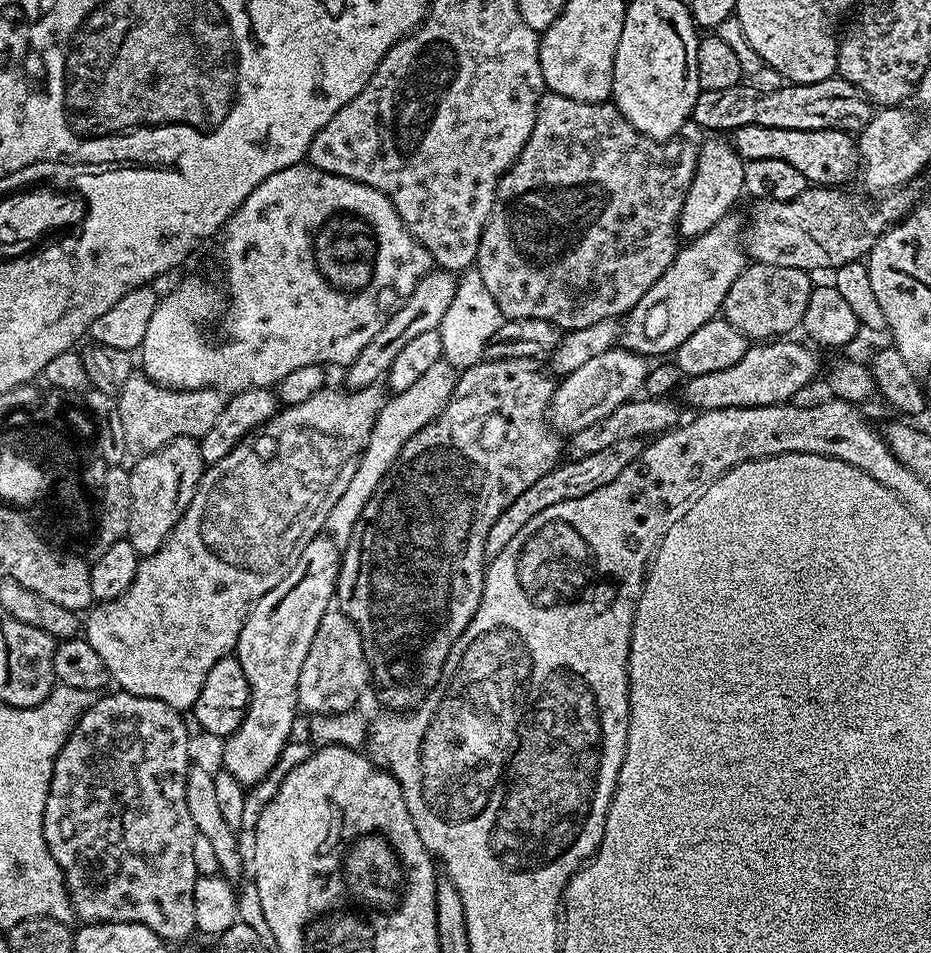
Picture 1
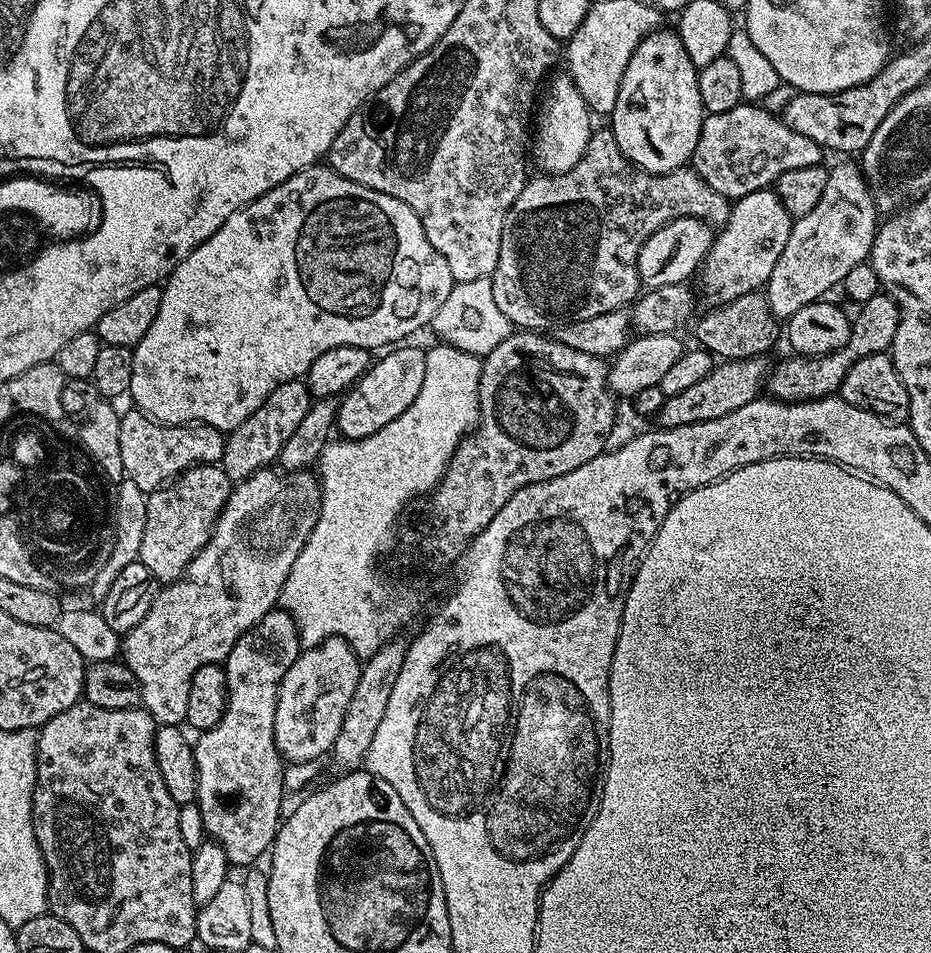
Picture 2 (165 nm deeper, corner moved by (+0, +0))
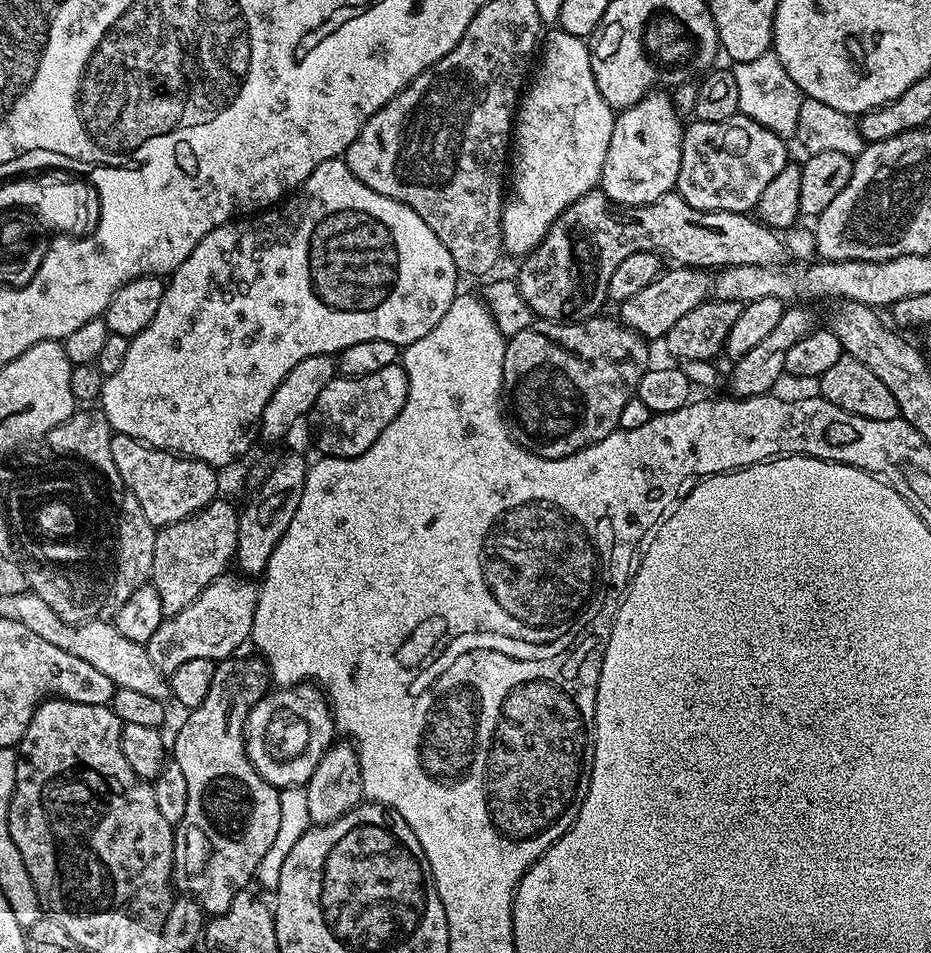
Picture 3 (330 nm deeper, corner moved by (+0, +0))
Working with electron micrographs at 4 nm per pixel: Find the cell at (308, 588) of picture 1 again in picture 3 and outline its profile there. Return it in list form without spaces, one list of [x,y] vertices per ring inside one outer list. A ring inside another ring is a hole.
[[[237,655],[217,663],[214,679],[210,681],[210,694],[206,694],[202,706],[191,709],[185,715],[188,717],[176,732],[176,741],[170,744],[171,759],[182,770],[182,774],[186,774],[186,814],[183,825],[174,832],[174,884],[181,893],[198,901],[208,914],[225,912],[234,897],[245,891],[248,883],[253,883],[256,868],[266,850],[270,850],[274,834],[278,834],[279,791],[257,774],[244,745],[250,710],[270,691],[267,663],[259,655],[251,655]]]

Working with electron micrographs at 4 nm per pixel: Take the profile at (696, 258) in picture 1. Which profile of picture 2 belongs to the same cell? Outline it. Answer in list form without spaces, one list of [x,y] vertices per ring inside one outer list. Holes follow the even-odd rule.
[[[766,187],[754,194],[746,194],[741,200],[731,205],[728,213],[728,222],[715,233],[712,248],[702,265],[702,277],[704,276],[704,288],[717,296],[717,301],[727,302],[745,296],[747,292],[763,289],[768,283],[774,264],[778,262],[779,255],[785,249],[786,240],[791,234],[794,218],[782,206],[778,194]]]

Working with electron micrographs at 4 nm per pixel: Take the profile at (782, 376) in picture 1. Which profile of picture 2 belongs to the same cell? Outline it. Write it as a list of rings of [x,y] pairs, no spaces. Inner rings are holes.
[[[879,294],[862,304],[861,310],[852,320],[852,337],[838,350],[825,356],[797,356],[789,355],[789,360],[784,360],[780,365],[773,367],[766,377],[766,392],[771,399],[795,402],[798,400],[821,400],[823,396],[837,395],[842,386],[842,378],[850,374],[850,366],[858,362],[858,358],[866,358],[870,354],[888,352],[894,342],[894,330],[898,330],[900,321],[900,308],[887,294]]]

